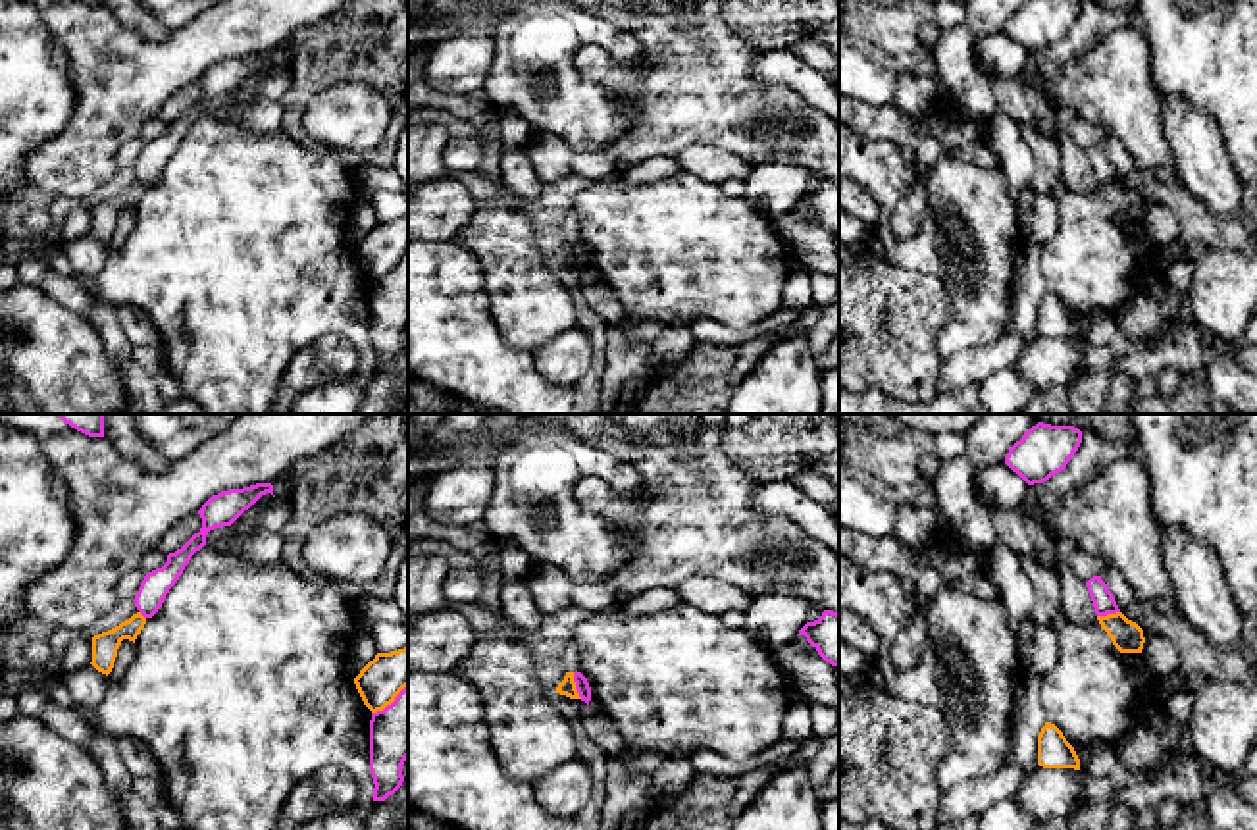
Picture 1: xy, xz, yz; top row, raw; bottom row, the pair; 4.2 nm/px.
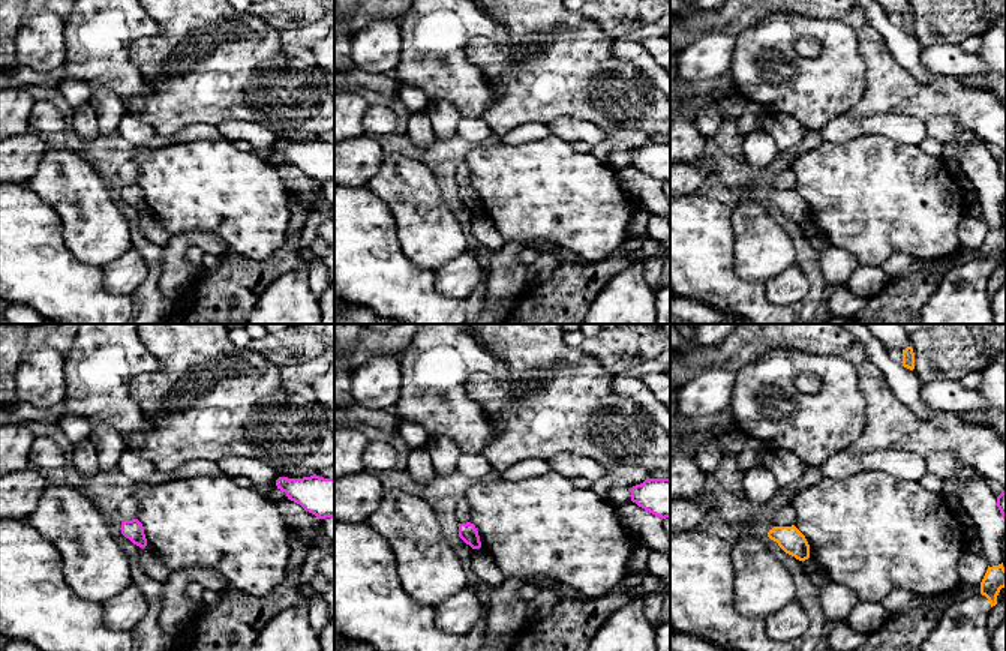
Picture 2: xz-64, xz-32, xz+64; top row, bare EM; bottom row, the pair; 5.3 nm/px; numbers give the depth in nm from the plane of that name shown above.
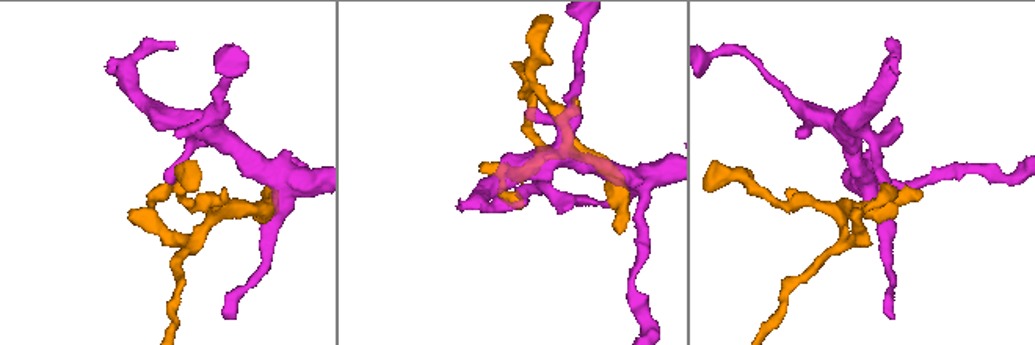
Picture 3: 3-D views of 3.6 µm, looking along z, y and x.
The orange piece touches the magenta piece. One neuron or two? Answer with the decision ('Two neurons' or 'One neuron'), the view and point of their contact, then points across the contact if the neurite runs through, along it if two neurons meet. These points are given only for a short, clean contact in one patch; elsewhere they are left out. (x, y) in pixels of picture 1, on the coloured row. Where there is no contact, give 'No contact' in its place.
Two neurons. Touches orange at xz (574, 686)

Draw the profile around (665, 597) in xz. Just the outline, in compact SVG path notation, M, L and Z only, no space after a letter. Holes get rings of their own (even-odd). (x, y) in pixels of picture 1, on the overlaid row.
M658 587L628 599L628 603L622 609L629 614L649 614L672 609L680 603L680 595L674 591L674 587Z

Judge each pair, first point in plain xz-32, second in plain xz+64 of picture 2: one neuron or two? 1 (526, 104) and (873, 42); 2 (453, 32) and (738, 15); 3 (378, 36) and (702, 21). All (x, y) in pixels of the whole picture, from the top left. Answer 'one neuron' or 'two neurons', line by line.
1: one neuron
2: two neurons
3: two neurons

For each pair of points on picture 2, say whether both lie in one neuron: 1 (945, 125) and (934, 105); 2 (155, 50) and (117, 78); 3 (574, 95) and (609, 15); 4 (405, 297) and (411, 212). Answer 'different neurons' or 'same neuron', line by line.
1: different neurons
2: different neurons
3: different neurons
4: different neurons

